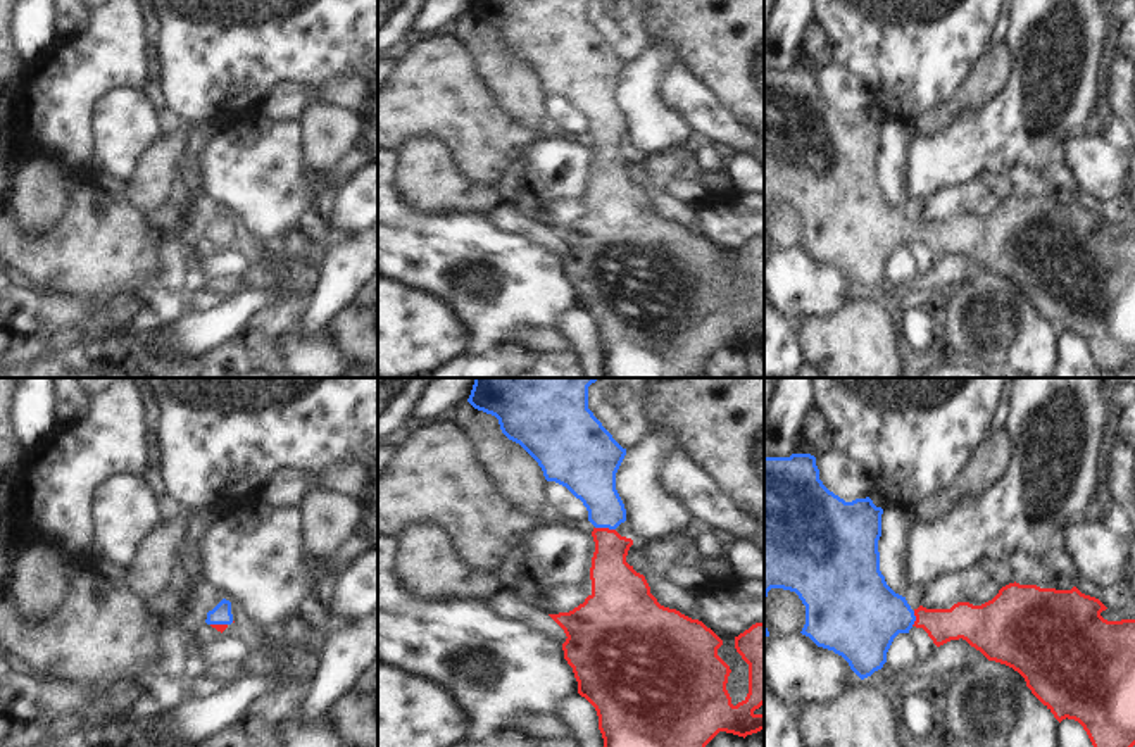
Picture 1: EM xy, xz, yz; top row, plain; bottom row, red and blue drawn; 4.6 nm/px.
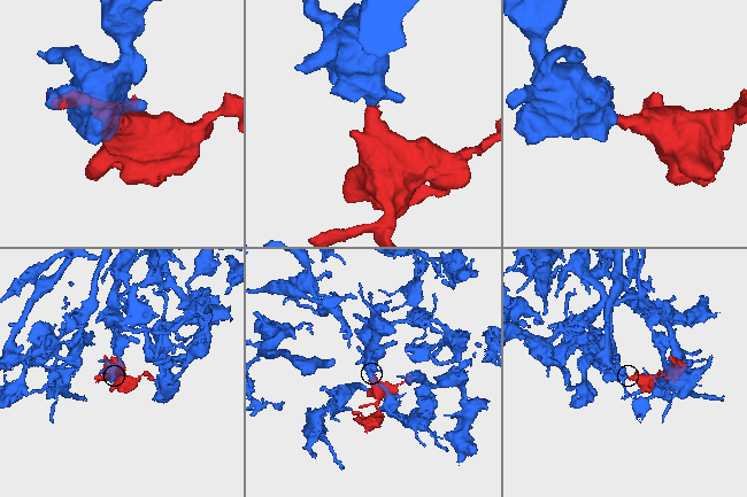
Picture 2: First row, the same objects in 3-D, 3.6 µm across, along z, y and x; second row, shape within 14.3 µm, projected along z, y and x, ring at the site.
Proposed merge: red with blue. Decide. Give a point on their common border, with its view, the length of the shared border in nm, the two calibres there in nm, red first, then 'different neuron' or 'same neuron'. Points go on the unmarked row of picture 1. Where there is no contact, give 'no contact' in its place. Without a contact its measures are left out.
xz (606, 142) | 100 nm | 200/220 nm | same neuron

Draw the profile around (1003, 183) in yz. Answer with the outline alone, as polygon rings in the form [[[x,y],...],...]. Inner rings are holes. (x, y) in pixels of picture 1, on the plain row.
[[[985,173],[980,176],[980,181],[994,188],[995,193],[1000,197],[1000,200],[1006,200],[1016,195],[1016,186],[1011,176],[1007,174]]]

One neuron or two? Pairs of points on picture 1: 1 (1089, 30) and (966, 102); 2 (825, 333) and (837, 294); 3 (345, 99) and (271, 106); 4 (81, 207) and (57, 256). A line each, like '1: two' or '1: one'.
1: two
2: two
3: one
4: one

